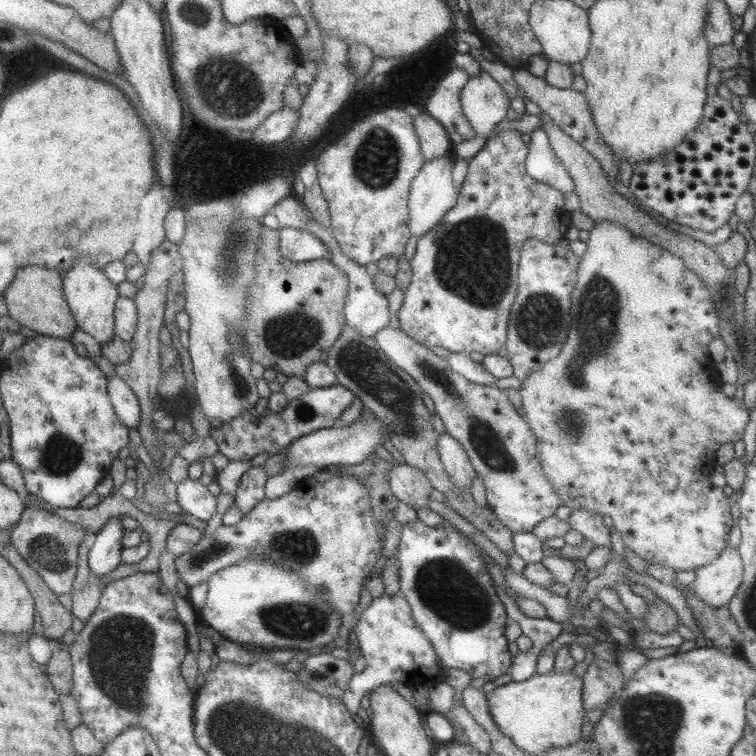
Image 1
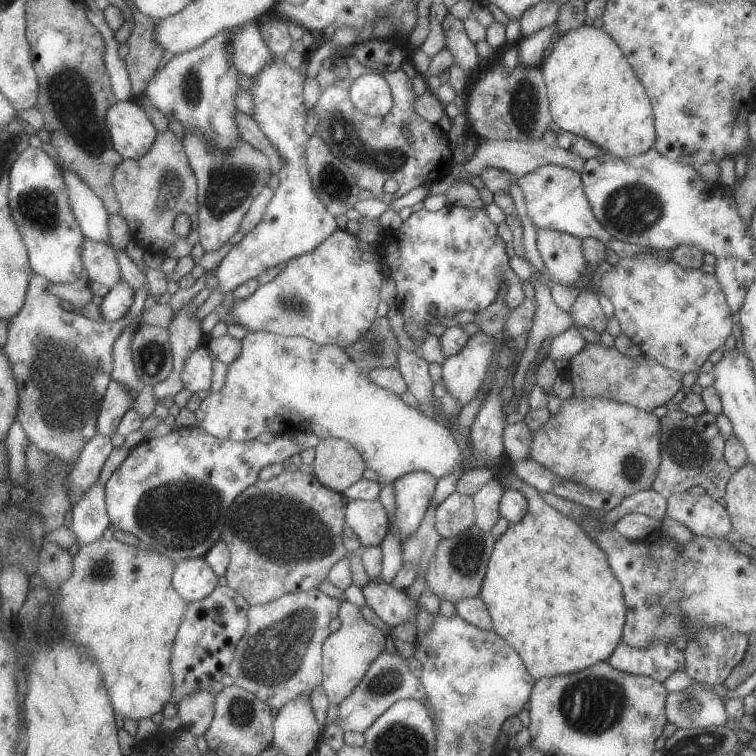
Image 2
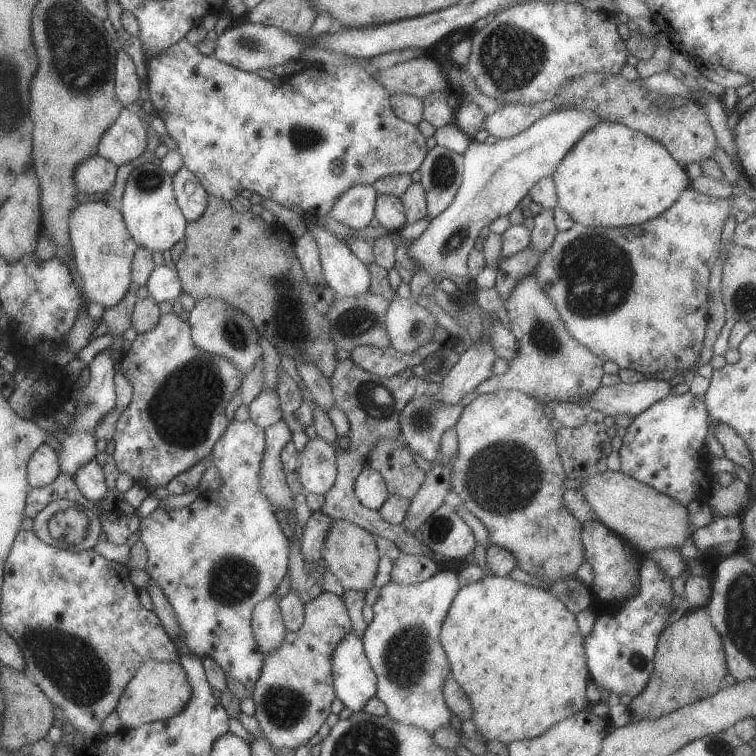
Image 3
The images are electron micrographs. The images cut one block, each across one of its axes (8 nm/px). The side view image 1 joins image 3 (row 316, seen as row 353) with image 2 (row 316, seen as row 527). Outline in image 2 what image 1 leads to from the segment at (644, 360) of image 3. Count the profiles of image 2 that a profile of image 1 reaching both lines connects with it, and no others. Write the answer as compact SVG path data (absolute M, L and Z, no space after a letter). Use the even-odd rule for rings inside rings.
M641 252L633 258L620 255L619 260L601 276L600 287L596 293L599 292L611 302L612 316L619 322L621 332L613 339L613 347L628 357L642 353L656 360L661 366L682 375L689 372L699 373L707 356L717 348L724 348L725 338L731 334L731 326L734 324L725 294L715 276L699 269L685 270L673 260L661 260L654 254Z

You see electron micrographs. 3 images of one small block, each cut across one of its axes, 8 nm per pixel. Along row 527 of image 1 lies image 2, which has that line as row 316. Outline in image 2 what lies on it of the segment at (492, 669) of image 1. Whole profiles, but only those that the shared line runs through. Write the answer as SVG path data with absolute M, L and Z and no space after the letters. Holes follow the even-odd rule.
M449 204L439 210L429 211L422 207L401 222L398 229L383 230L381 241L375 249L380 256L384 278L394 280L397 306L403 317L402 328L413 342L413 350L417 354L423 338L429 334L425 325L437 324L442 317L452 318L459 311L476 312L489 306L495 300L500 283L507 286L506 302L509 308L517 308L525 298L521 289L523 281L508 267L505 244L497 235L496 225L489 220L484 208L470 209ZM430 306L435 306L436 312L429 312Z

